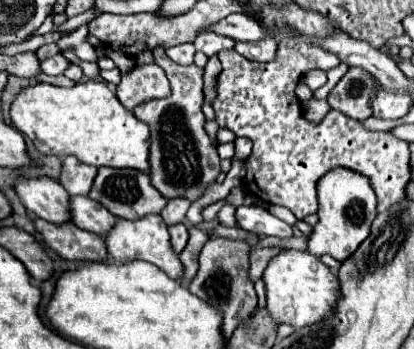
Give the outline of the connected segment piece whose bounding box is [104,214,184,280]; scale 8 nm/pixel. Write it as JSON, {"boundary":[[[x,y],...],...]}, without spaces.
{"boundary":[[[148,214],[148,216],[134,220],[134,222],[120,218],[116,222],[116,226],[106,234],[104,240],[108,244],[108,254],[120,264],[132,262],[132,260],[146,260],[150,264],[156,264],[160,270],[164,270],[174,280],[180,280],[182,274],[184,274],[184,266],[182,266],[178,254],[170,246],[168,228],[166,228],[160,214]]]}

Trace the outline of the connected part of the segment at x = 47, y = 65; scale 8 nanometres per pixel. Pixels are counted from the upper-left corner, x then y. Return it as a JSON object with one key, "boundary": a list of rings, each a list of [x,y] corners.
{"boundary":[[[56,54],[52,58],[44,58],[44,60],[38,60],[38,62],[40,62],[40,70],[44,74],[50,74],[50,76],[58,76],[70,66],[70,62],[62,54]]]}

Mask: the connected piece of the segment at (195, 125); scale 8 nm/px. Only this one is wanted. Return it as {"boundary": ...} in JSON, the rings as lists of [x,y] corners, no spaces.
{"boundary":[[[160,50],[152,54],[154,54],[154,64],[158,64],[166,72],[172,92],[168,98],[144,102],[144,106],[136,106],[134,110],[134,116],[142,122],[148,122],[152,132],[150,178],[154,188],[168,200],[176,196],[196,200],[198,196],[202,196],[208,184],[216,182],[216,176],[220,174],[220,158],[214,140],[204,130],[204,114],[200,110],[204,100],[202,94],[204,70],[194,64],[180,66]]]}

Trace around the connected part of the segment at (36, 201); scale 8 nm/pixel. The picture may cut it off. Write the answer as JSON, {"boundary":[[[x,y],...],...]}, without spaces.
{"boundary":[[[18,178],[16,180],[16,192],[24,206],[40,216],[46,222],[52,224],[66,224],[72,222],[72,216],[68,214],[70,206],[70,194],[50,178]]]}

